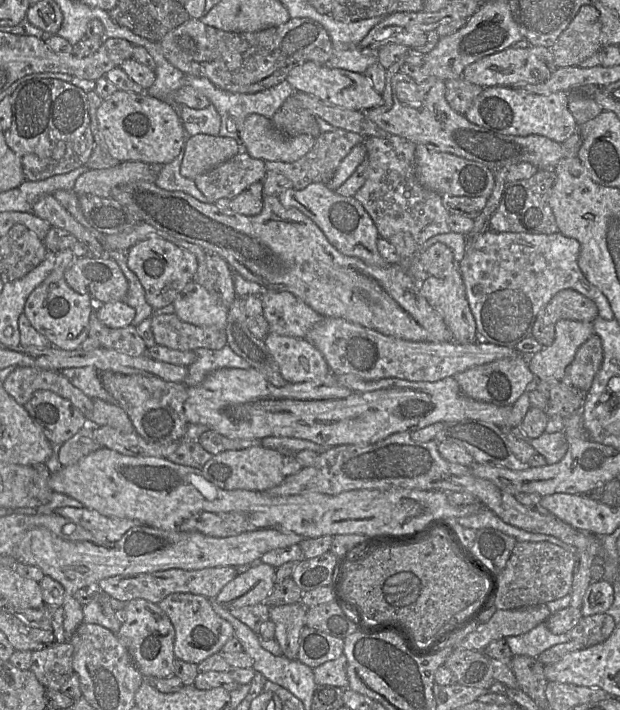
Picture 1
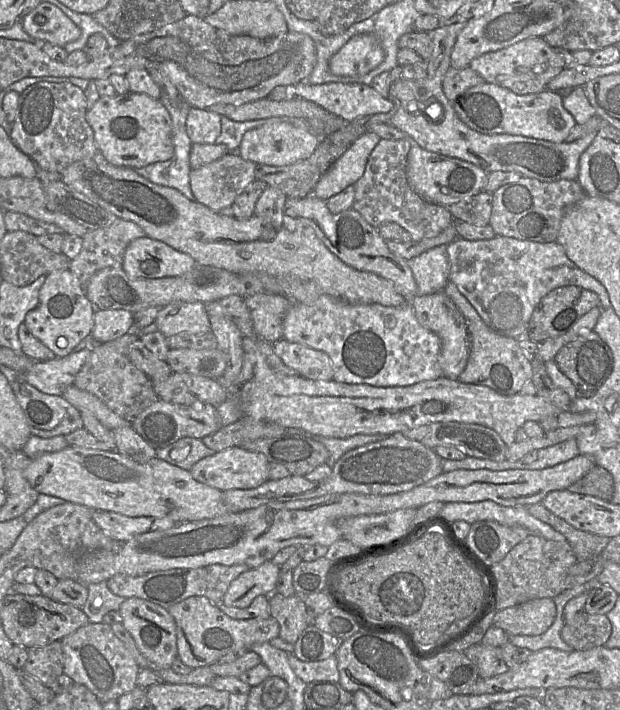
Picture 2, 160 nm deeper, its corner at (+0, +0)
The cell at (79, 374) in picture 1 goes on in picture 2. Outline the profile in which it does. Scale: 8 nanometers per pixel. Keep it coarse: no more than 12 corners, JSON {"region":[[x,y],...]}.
{"region":[[90,355],[33,361],[19,378],[44,393],[62,395]]}

